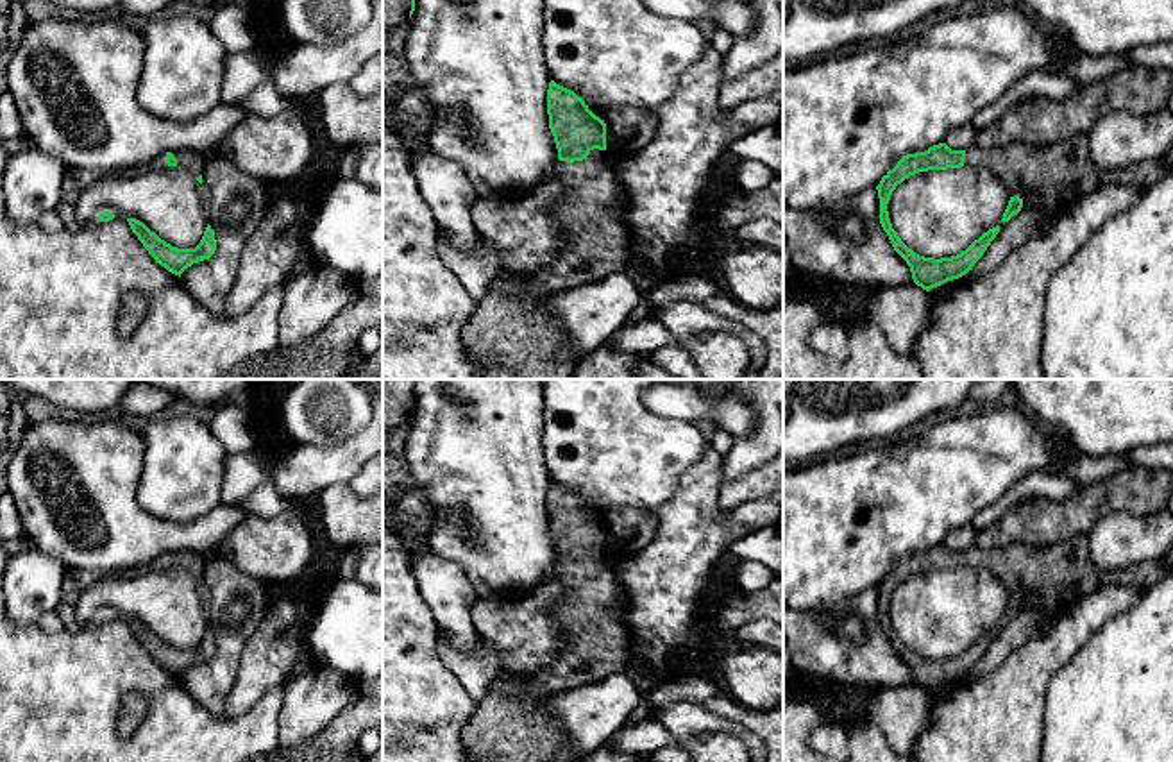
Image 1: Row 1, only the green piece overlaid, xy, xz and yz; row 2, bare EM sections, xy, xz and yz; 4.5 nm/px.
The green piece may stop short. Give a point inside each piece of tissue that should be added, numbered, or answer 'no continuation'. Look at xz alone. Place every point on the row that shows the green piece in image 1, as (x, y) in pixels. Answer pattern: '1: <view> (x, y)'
1: xz (510, 330)

